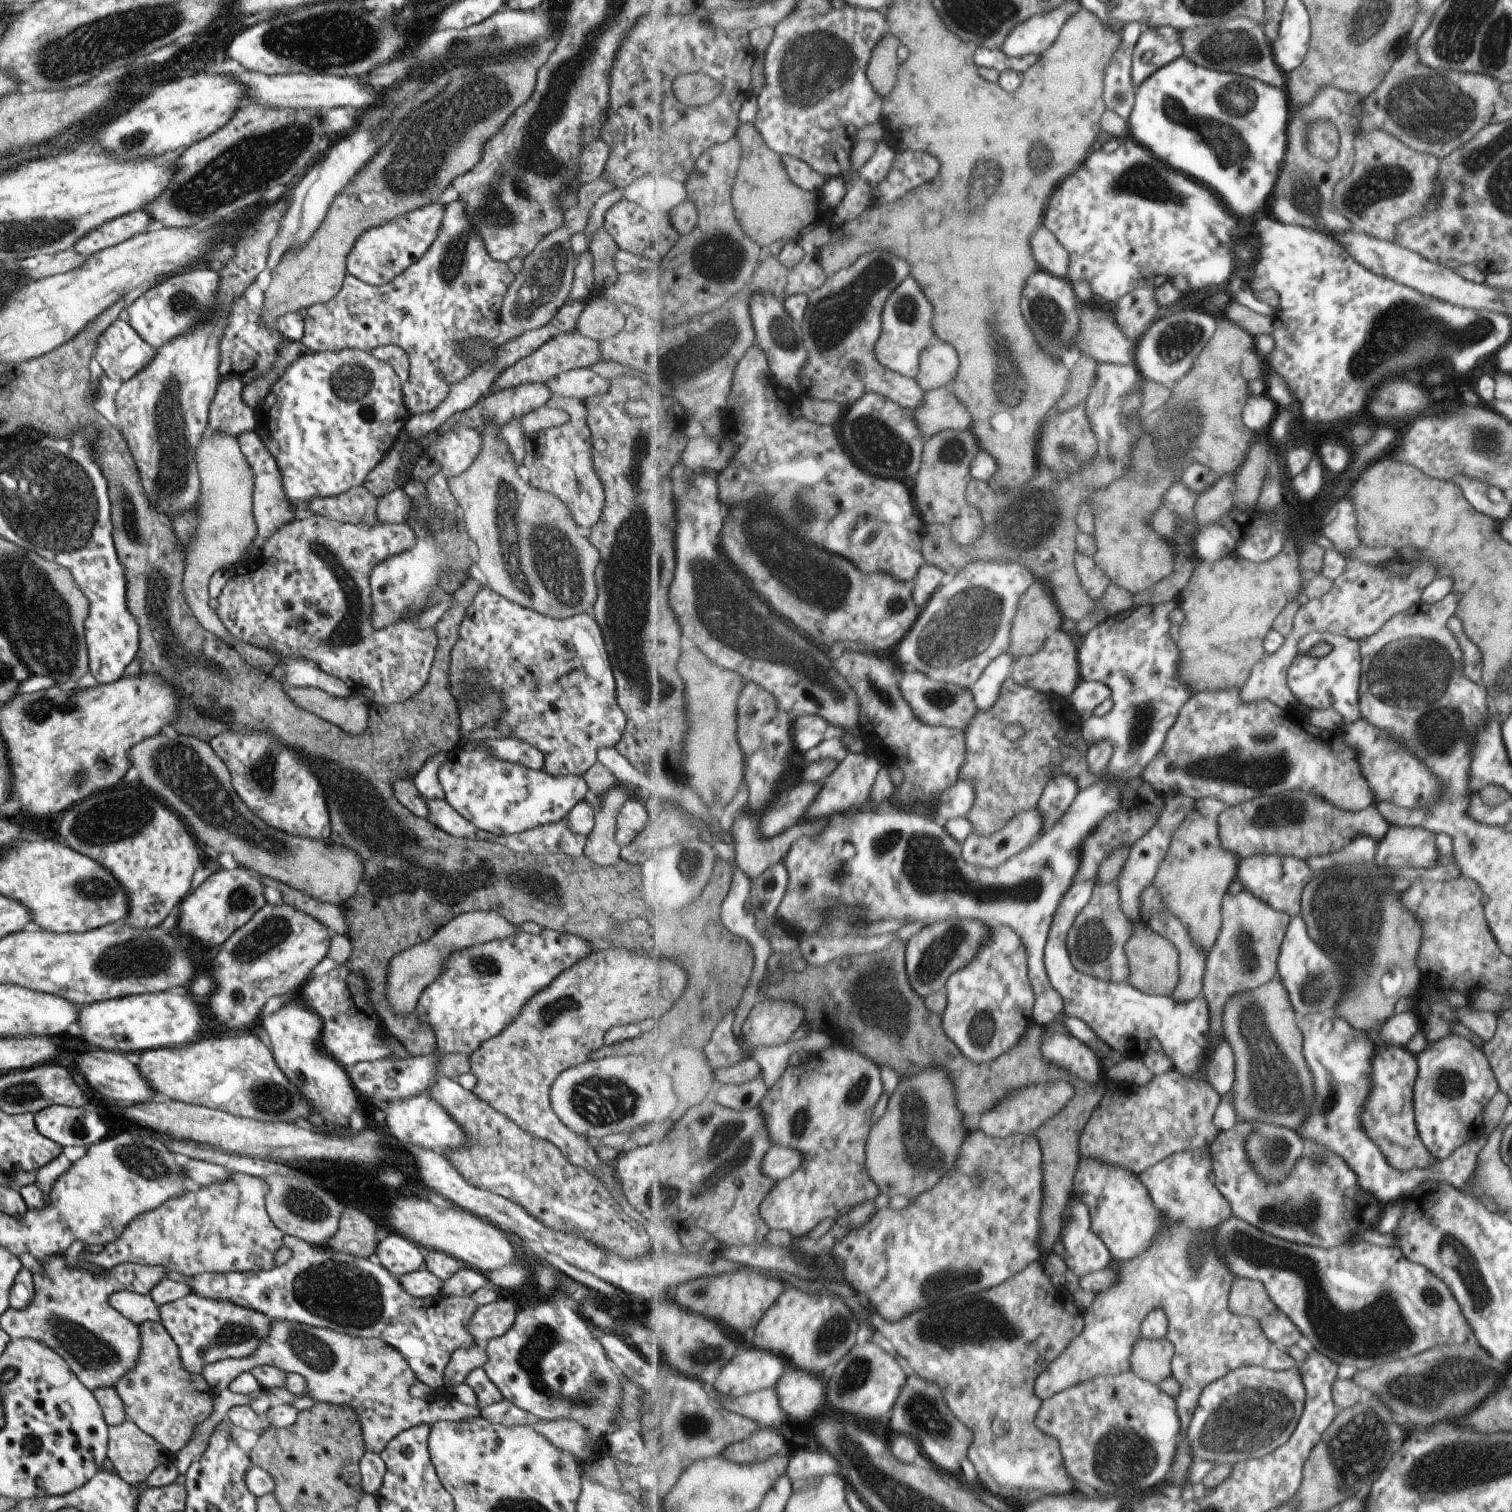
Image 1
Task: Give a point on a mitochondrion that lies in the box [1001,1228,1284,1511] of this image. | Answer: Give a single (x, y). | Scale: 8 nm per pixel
(1129, 1457)

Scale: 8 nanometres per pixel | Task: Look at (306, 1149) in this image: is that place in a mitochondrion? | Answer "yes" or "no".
no

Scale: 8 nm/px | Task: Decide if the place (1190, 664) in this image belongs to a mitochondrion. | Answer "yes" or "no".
yes

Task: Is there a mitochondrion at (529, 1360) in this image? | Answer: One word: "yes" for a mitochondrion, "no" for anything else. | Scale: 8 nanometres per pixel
yes

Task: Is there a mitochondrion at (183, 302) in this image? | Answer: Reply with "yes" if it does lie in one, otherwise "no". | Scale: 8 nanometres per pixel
yes

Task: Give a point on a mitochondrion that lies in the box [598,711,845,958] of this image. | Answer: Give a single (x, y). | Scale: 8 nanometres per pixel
(693, 860)

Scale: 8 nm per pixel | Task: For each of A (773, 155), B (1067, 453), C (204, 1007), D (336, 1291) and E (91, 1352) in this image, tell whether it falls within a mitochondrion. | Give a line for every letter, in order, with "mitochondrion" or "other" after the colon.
A: other
B: mitochondrion
C: other
D: mitochondrion
E: mitochondrion

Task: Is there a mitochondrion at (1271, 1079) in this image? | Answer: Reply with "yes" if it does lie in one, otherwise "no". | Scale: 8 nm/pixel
yes

